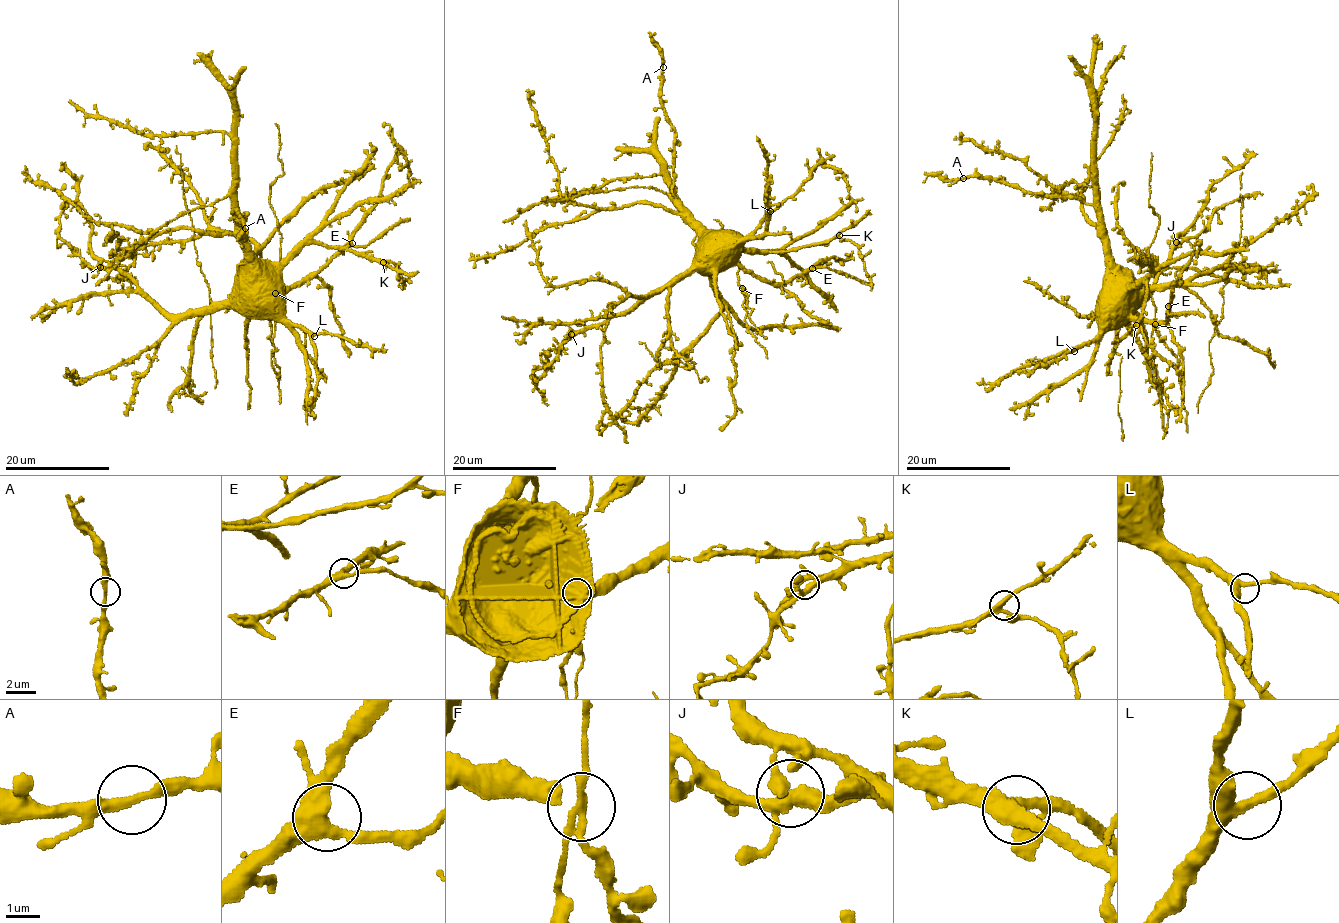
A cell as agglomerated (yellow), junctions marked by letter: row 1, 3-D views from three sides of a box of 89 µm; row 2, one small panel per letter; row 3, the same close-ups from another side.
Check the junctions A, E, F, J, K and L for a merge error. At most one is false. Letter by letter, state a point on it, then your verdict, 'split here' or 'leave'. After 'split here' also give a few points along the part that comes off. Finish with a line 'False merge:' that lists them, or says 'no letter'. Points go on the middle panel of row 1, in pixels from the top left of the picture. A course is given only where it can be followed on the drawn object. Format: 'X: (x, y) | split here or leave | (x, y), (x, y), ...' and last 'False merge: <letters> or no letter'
A: (663, 67) | leave
E: (812, 268) | leave
F: (742, 288) | split here | (742, 288), (749, 332), (766, 350), (767, 358)
J: (571, 334) | leave
K: (839, 235) | leave
L: (770, 211) | leave
False merge: F

